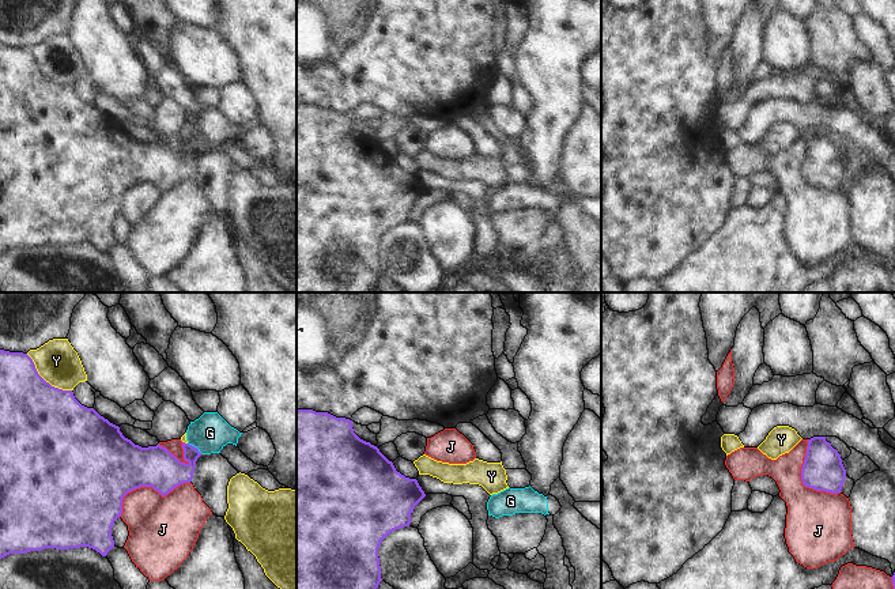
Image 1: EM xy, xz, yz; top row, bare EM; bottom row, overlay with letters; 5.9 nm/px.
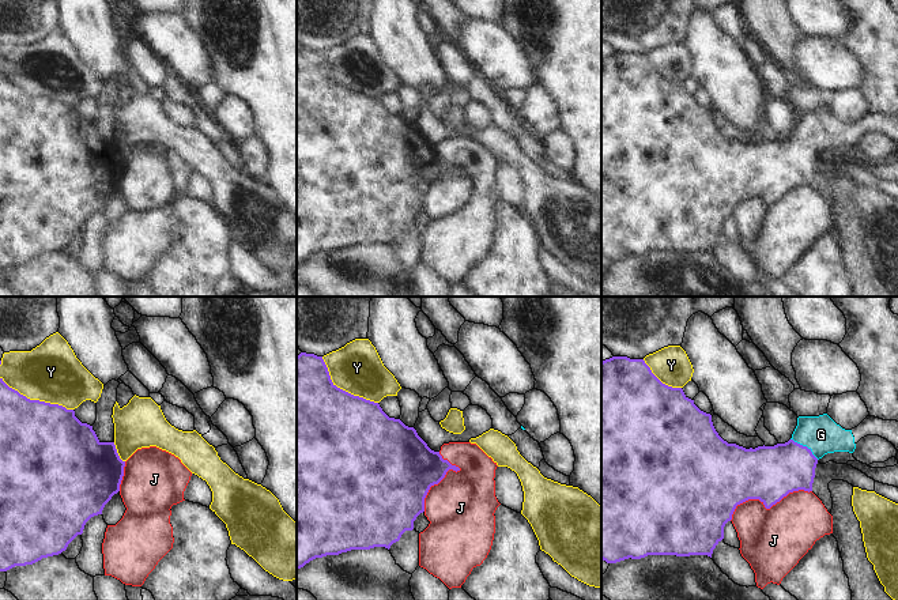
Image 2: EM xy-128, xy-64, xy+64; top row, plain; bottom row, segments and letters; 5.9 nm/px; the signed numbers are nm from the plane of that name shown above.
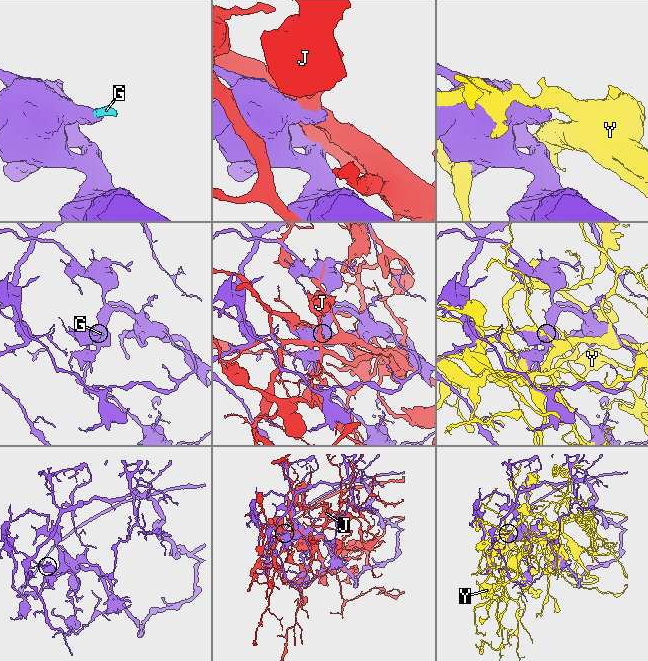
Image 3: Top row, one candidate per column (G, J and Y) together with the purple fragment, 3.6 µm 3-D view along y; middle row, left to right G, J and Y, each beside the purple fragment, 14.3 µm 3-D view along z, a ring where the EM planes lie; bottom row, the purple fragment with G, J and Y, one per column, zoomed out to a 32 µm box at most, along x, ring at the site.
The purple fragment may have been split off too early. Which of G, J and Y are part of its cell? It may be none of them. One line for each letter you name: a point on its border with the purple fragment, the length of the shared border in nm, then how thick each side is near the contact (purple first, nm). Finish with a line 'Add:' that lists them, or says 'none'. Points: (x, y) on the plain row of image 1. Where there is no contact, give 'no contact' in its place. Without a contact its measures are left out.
G: contact xy (193, 142); length 110 nm; calibres 240 and 220 nm
Add: G

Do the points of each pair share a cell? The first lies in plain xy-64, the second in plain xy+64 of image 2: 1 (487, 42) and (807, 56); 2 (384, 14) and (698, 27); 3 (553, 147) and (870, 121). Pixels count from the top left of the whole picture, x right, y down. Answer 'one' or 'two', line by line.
1: one
2: one
3: two

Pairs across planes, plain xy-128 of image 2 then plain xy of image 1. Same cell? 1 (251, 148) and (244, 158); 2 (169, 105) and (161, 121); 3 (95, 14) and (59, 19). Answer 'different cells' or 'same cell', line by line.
1: different cells
2: same cell
3: different cells

